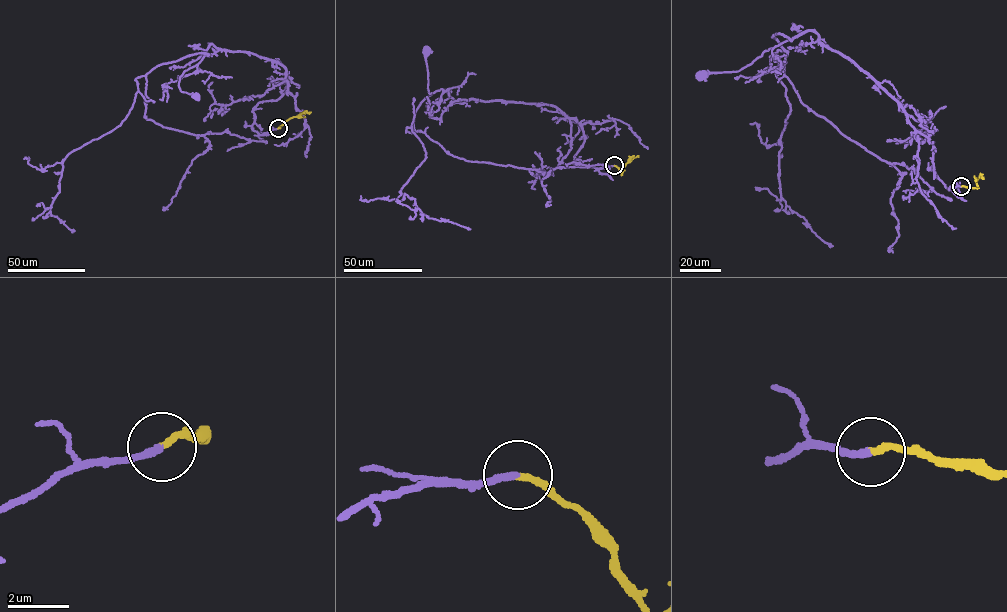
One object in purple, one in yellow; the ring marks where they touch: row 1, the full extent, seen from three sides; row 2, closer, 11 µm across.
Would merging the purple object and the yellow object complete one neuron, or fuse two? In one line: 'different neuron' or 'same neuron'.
same neuron

